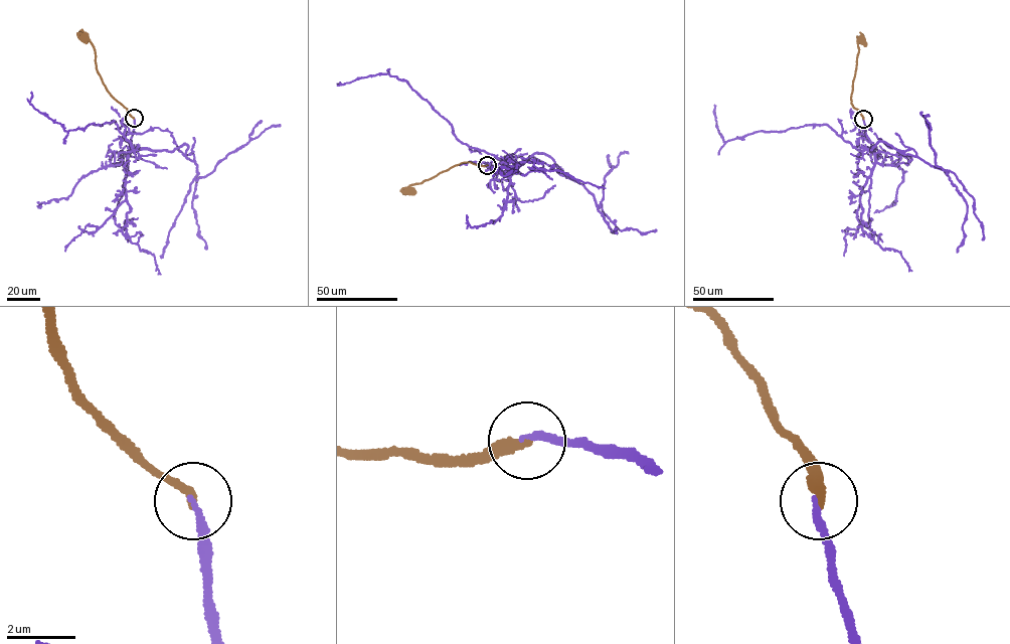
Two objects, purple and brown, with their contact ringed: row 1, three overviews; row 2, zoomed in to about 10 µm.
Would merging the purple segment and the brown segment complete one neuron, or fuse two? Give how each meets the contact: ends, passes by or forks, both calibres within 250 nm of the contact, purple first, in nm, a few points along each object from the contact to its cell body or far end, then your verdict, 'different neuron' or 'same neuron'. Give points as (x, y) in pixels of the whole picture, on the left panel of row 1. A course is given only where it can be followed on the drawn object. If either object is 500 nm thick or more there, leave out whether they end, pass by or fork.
purple ends; brown ends; calibres 200 and 280 nm; course purple (134, 118), (130, 146), (170, 151), (187, 144), (185, 153), (195, 161), (196, 180), (266, 129), (280, 125); course brown (134, 118), (107, 89), (97, 70), (93, 44), (85, 36); same neuron

